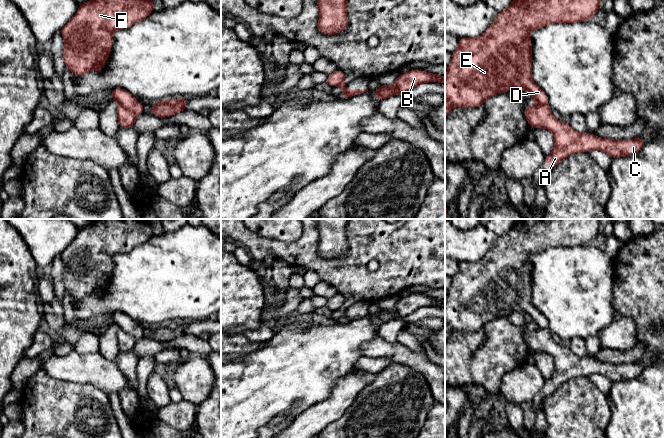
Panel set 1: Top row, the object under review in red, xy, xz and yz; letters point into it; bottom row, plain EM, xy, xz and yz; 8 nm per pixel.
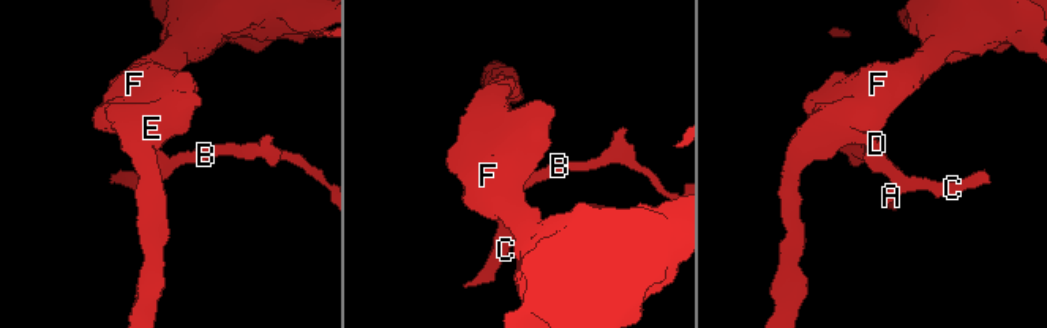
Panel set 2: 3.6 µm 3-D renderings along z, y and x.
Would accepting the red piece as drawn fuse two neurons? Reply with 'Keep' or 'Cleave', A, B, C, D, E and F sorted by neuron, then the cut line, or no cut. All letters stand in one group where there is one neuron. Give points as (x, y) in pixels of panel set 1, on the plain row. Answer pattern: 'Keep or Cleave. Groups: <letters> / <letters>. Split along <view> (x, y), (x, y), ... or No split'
Cleave. Groups: A B C / D E F. Split along xy (119, 328), (134, 337)

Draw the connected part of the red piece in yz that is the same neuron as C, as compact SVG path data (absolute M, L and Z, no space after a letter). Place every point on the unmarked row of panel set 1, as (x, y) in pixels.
M524 328L525 340L533 352L545 352L555 361L555 371L545 381L544 389L551 395L562 384L574 377L602 374L612 383L637 378L645 369L639 361L627 364L599 362L591 357L578 357L569 348L557 344L548 329L527 330Z

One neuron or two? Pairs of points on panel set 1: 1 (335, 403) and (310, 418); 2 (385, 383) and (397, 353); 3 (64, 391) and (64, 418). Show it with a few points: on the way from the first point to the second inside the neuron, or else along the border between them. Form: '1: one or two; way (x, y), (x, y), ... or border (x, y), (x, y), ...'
1: one; way (329, 409), (316, 418)
2: two; border (391, 363), (406, 364), (416, 370)
3: one; way (64, 398), (64, 411)

